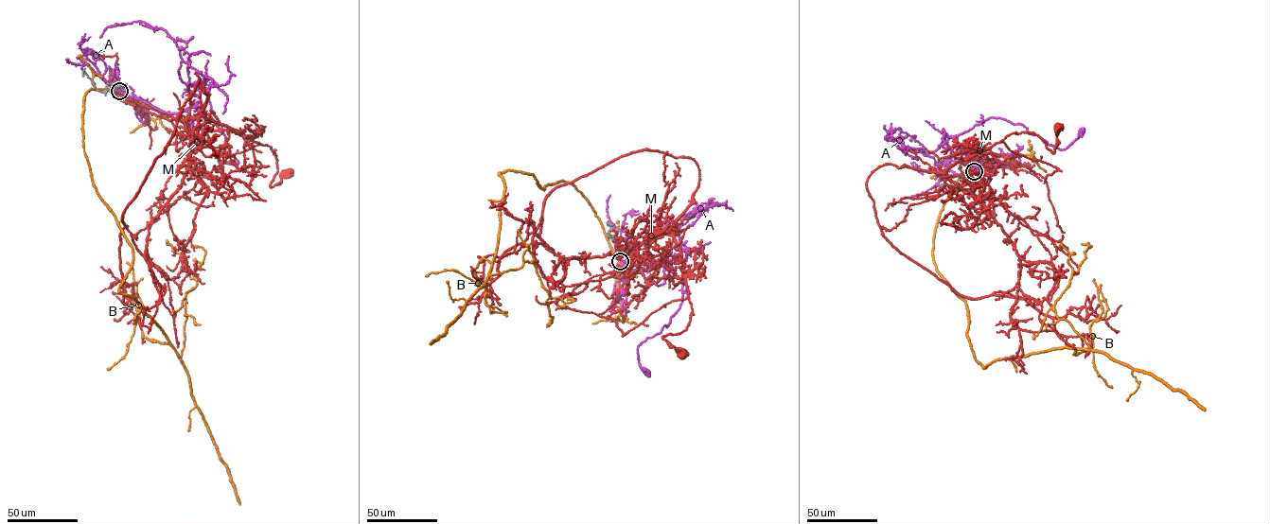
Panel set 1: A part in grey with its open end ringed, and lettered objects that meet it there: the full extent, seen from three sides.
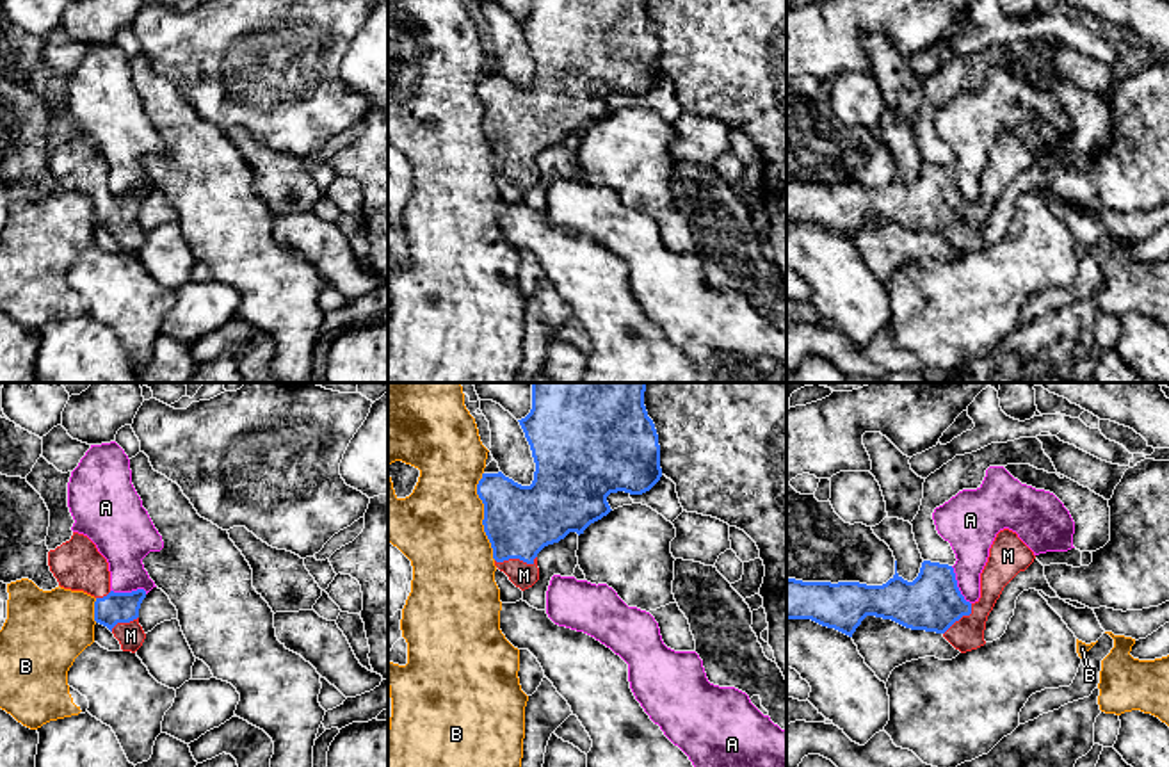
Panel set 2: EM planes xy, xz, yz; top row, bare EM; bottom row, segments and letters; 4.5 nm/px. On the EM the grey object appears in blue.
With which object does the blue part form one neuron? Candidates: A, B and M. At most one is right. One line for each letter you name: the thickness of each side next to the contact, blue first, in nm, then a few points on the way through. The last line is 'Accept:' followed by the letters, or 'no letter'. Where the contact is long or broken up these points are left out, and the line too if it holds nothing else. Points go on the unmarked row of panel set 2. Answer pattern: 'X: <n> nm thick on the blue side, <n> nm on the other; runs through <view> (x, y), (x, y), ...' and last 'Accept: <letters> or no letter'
M: 320 nm thick on the blue side, 120 nm on the other
Accept: M

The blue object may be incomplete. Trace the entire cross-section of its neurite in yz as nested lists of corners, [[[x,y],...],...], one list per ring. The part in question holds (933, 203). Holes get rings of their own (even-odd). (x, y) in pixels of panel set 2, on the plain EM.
[[[1004,130],[996,135],[991,149],[988,164],[980,174],[980,199],[975,205],[964,201],[957,189],[954,169],[948,166],[923,162],[918,178],[913,183],[904,182],[897,174],[895,162],[895,176],[883,187],[867,187],[859,183],[802,183],[795,180],[786,180],[786,222],[788,221],[811,221],[822,228],[834,230],[849,238],[856,233],[861,222],[867,217],[875,217],[883,221],[891,221],[911,231],[925,231],[941,235],[955,251],[961,254],[977,251],[986,246],[984,231],[989,214],[993,212],[996,201],[1000,199],[1004,189],[1020,174],[1025,173],[1036,157],[1034,153],[1018,139],[1016,133]]]

